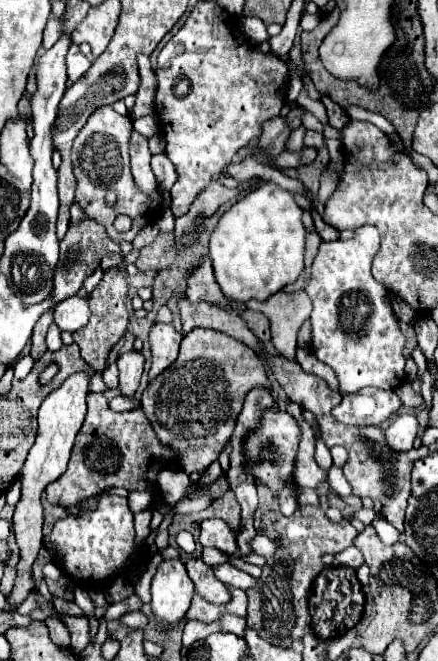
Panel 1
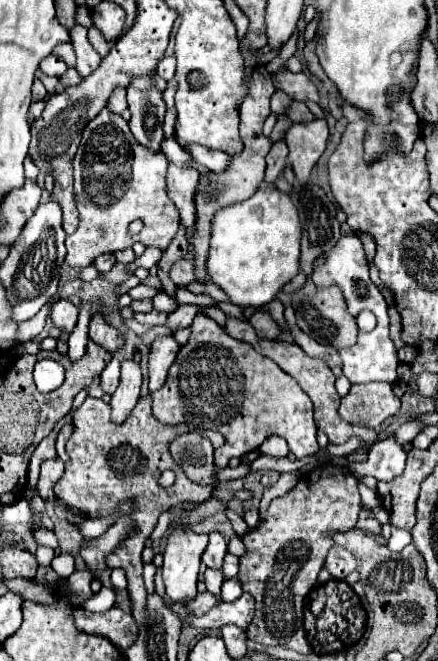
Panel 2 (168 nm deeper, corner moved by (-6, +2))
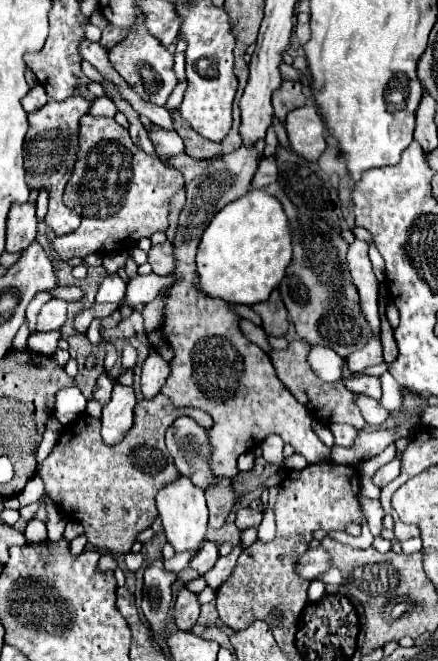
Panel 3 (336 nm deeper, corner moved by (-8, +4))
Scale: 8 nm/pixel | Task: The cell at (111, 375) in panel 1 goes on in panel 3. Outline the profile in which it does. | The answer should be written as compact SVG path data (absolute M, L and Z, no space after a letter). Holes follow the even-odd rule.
M102 375L92 391L92 399L96 399L100 405L106 405L108 399L110 399L110 393L112 393L112 383L106 375Z

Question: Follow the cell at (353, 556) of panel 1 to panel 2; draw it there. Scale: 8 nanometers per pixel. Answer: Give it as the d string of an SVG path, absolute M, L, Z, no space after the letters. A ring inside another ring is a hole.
M334 545L326 557L326 567L334 579L346 579L352 571L356 571L356 557L348 549Z

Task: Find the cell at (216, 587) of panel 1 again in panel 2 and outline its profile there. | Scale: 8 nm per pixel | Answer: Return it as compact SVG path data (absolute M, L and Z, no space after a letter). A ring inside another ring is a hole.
M204 591L204 593L198 593L196 599L190 601L190 603L186 603L186 605L188 605L188 609L192 613L202 615L202 613L208 613L214 605L220 605L220 603L222 603L222 597L220 595L214 595L210 591Z

